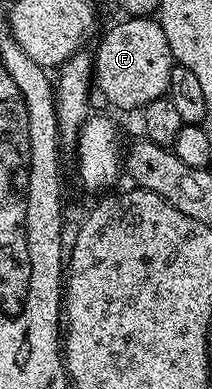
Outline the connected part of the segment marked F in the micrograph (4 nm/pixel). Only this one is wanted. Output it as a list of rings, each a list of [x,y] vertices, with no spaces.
[[[123,18],[103,36],[93,56],[93,80],[115,108],[142,110],[149,102],[164,99],[171,86],[173,61],[165,30],[155,18]]]

